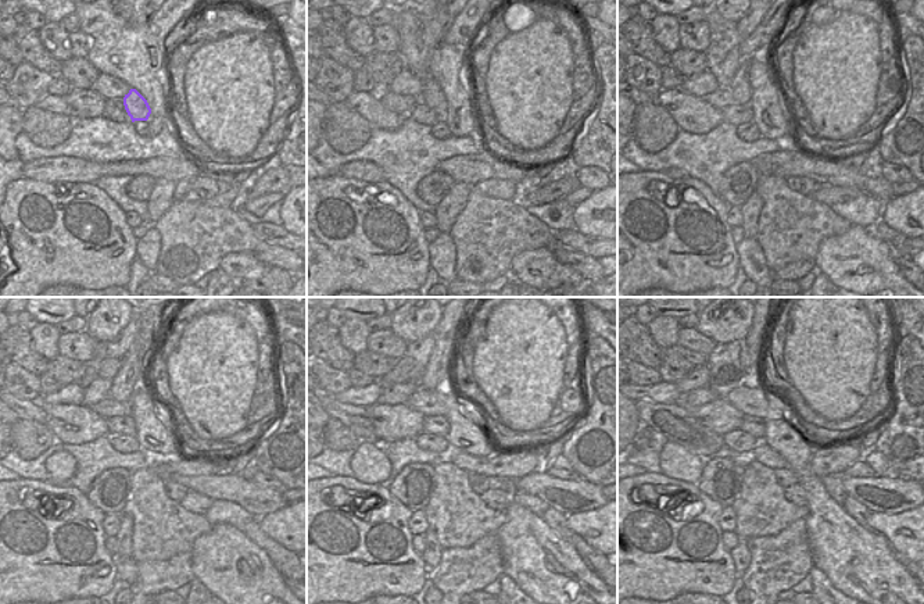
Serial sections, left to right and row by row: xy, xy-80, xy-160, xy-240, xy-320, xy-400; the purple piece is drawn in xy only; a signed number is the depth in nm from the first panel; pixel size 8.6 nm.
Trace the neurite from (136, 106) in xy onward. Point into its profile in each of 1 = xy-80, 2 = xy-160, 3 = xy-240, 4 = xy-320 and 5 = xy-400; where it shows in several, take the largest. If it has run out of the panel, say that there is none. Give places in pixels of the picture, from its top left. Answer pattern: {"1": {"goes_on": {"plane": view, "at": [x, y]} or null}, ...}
{"1": {"goes_on": {"plane": "xy-80", "at": [432, 96]}}, "2": {"goes_on": {"plane": "xy-160", "at": [740, 88]}}, "3": {"goes_on": {"plane": "xy-240", "at": [124, 385]}}, "4": {"goes_on": {"plane": "xy-320", "at": [439, 370]}}, "5": {"goes_on": {"plane": "xy-400", "at": [752, 346]}}}

